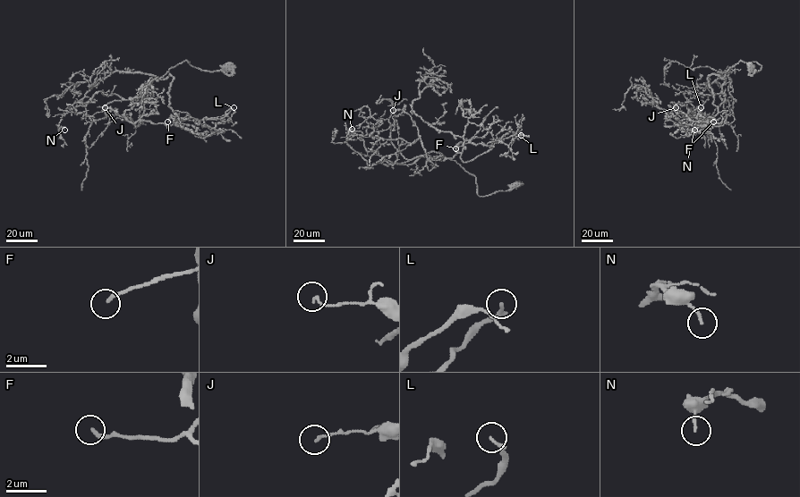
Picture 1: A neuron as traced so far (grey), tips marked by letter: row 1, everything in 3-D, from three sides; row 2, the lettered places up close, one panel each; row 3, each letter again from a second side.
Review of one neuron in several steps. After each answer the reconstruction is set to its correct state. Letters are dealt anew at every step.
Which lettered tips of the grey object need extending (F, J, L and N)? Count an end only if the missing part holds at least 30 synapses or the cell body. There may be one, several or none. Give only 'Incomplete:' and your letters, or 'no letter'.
Incomplete: L

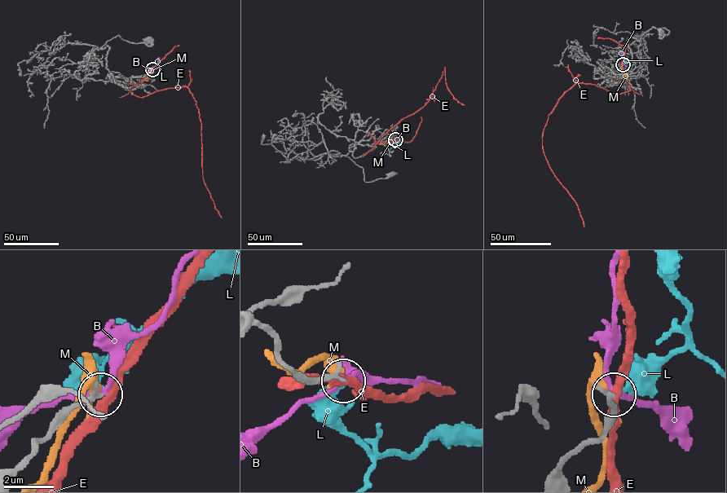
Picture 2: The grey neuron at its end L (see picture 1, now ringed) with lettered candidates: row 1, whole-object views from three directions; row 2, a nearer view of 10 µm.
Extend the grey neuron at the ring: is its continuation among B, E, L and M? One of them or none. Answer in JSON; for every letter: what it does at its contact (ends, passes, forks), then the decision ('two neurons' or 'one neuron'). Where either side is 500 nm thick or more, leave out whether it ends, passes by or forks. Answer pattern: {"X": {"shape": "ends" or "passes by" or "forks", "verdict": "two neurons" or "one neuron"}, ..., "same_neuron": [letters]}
{"B": {"shape": "passes by", "verdict": "two neurons"}, "E": {"shape": "passes by", "verdict": "two neurons"}, "L": {"shape": "ends", "verdict": "two neurons"}, "M": {"shape": "forks", "verdict": "two neurons"}, "same_neuron": []}

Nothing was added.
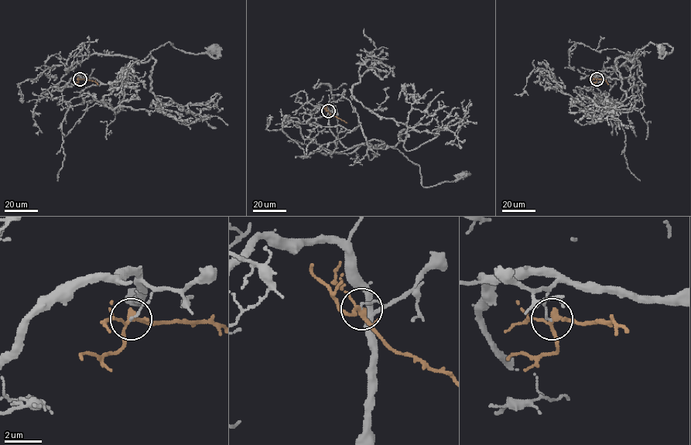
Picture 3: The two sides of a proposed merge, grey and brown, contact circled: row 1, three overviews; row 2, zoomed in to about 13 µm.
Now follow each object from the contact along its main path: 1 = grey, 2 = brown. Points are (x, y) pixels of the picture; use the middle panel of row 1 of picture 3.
1: (328, 111), (330, 131), (345, 147), (368, 142), (397, 148), (419, 167), (423, 186), (455, 181), (463, 174)
2: (328, 111), (347, 122)

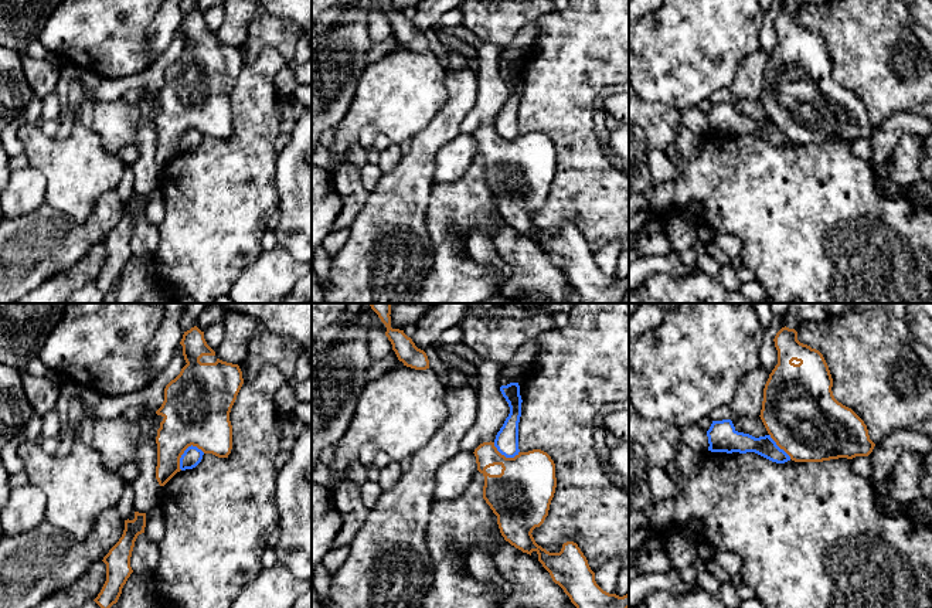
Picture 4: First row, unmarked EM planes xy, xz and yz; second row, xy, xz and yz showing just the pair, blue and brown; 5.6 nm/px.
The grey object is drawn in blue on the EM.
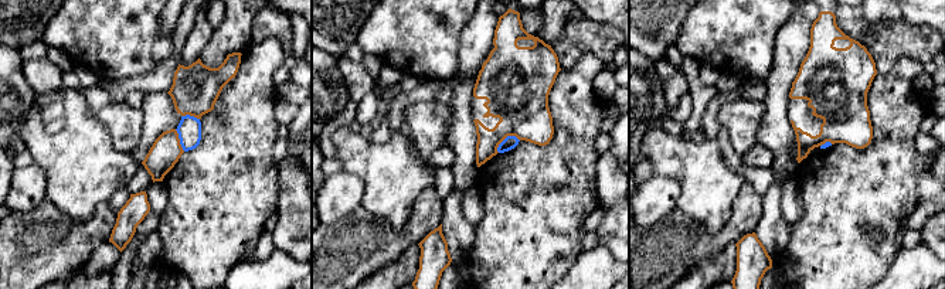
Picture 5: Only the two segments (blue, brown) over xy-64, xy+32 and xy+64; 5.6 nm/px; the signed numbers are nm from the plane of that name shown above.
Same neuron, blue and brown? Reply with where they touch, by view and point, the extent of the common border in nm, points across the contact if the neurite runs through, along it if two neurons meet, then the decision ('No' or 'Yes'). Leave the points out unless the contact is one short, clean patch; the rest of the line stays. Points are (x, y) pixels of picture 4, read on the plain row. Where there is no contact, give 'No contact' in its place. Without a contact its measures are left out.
Touches blue at xy (184, 133). Shared border 180 nm. Boundary: xy (204, 135), (190, 128), (180, 141), (180, 152). No

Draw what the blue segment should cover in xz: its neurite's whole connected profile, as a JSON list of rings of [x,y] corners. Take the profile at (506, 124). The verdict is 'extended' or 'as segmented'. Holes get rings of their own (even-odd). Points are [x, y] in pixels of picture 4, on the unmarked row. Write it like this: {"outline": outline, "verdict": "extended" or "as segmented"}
{"outline": [[[518,65],[501,68],[500,74],[510,89],[510,96],[496,118],[494,129],[506,140],[518,137],[518,105],[521,99],[521,78]]], "verdict": "as segmented"}

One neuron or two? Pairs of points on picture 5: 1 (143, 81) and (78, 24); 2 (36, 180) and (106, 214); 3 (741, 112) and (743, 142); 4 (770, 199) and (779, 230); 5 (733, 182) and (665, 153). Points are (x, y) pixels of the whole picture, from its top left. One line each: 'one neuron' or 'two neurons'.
1: two neurons
2: two neurons
3: one neuron
4: one neuron
5: one neuron

